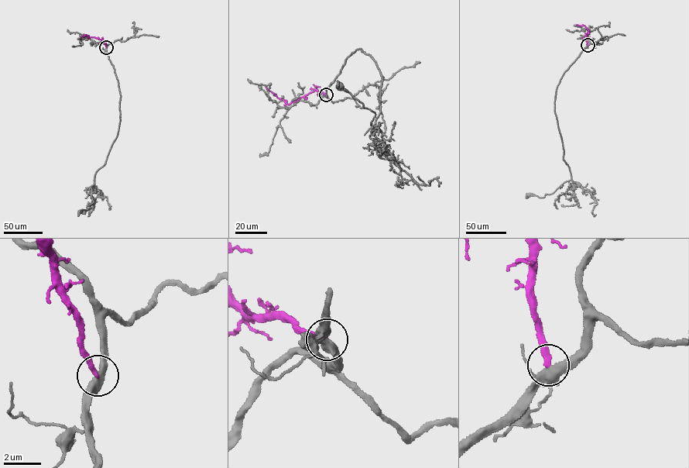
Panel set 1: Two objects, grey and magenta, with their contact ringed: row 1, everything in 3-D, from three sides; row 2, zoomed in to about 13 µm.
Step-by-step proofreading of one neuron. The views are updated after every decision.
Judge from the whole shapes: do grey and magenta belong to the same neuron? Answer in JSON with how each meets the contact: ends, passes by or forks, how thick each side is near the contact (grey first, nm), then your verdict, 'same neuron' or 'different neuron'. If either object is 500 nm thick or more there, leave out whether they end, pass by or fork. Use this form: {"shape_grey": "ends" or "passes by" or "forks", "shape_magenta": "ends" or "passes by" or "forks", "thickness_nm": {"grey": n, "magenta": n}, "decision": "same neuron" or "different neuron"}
{"shape_grey": "passes by", "shape_magenta": "ends", "thickness_nm": {"grey": 480, "magenta": 320}, "decision": "different neuron"}

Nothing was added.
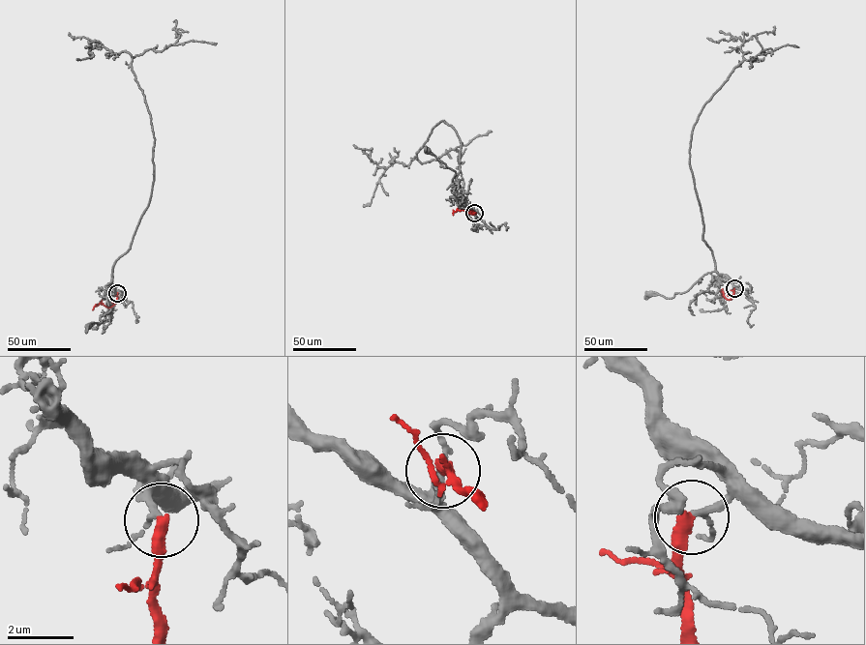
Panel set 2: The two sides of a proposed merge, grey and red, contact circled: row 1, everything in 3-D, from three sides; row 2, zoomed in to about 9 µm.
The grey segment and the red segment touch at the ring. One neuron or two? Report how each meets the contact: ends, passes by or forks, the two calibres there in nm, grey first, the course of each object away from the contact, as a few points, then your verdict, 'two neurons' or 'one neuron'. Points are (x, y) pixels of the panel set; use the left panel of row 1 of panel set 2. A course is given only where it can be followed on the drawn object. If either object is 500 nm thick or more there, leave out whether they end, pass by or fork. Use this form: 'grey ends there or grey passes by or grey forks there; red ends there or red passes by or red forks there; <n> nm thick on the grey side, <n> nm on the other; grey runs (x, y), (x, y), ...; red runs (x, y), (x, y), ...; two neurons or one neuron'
grey passes by; red ends there; 150 nm thick on the grey side, 400 nm on the other; grey runs (117, 293), (108, 283), (111, 281), (105, 285), (110, 311), (100, 317), (100, 323), (88, 325); red runs (117, 293), (112, 306), (107, 307), (100, 304), (93, 309); one neuron

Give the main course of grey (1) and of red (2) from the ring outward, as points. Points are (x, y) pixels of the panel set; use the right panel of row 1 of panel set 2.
1: (734, 288), (731, 279), (714, 271), (704, 274), (687, 290), (675, 293), (673, 297), (649, 293)
2: (734, 288), (731, 299), (725, 297), (722, 292), (723, 297)

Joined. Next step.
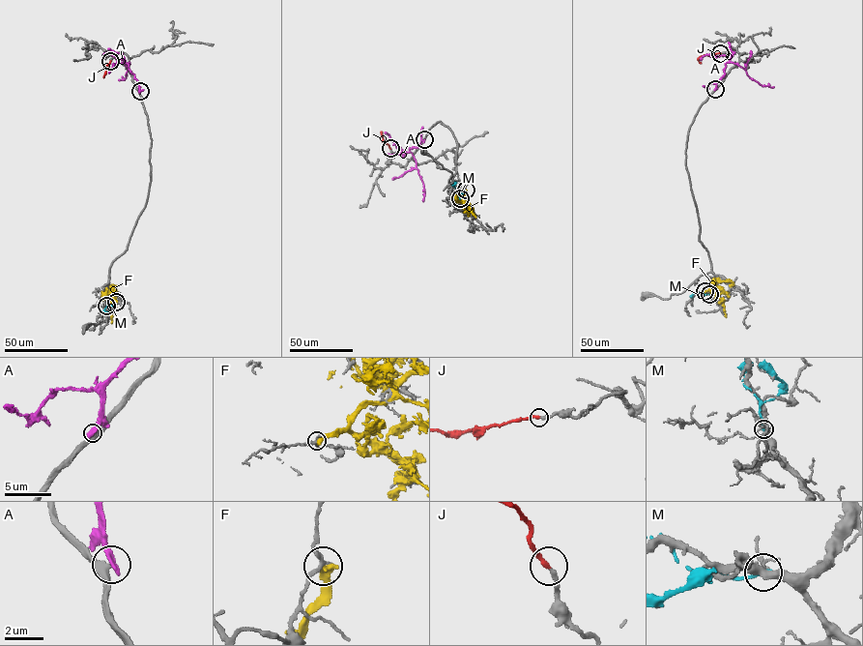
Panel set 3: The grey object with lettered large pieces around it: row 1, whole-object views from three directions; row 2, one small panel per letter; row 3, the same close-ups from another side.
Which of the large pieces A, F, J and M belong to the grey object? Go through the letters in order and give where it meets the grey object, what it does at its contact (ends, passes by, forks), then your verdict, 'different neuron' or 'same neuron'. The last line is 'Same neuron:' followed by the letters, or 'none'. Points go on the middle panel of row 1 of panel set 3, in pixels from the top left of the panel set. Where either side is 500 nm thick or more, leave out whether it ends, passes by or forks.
A: contact (424, 139); it ends; different neuron
F: contact (466, 190); it ends; different neuron
J: contact (390, 148); it ends; same neuron
M: contact (460, 198); it ends; different neuron
Same neuron: J

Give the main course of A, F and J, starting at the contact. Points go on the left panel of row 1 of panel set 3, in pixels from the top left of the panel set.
A: (140, 91), (127, 64), (129, 63), (125, 79), (119, 79)
F: (116, 302), (110, 301), (115, 305), (111, 310), (111, 323)
J: (110, 61), (104, 67), (103, 77)

